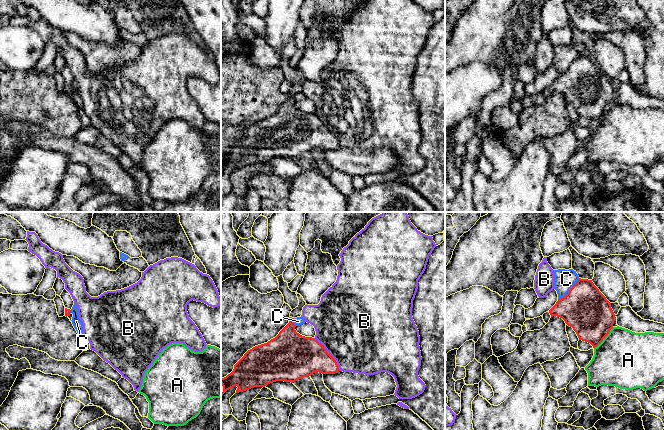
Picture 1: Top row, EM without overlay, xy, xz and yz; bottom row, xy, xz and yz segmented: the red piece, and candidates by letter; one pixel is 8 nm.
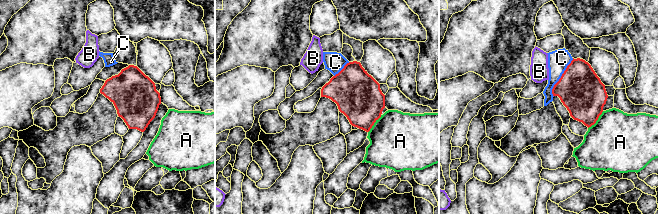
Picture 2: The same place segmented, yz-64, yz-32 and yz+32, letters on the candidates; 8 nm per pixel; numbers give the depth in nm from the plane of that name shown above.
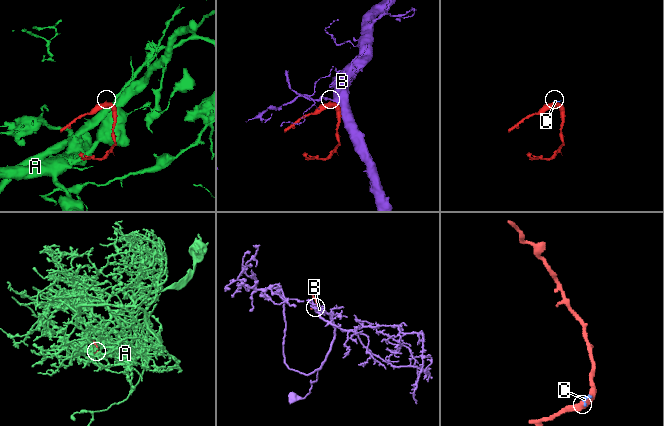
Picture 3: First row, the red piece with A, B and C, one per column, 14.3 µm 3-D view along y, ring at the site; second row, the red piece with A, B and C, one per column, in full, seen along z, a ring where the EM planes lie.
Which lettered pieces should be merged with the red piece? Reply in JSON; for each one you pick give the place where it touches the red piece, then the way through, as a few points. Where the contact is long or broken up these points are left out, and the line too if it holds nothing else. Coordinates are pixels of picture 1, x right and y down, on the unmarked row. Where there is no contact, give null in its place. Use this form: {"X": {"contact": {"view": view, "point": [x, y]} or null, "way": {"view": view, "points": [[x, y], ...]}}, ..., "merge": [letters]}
{"merge": []}

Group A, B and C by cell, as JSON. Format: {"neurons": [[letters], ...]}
{"neurons": [["A"], ["B"], ["C"]]}

